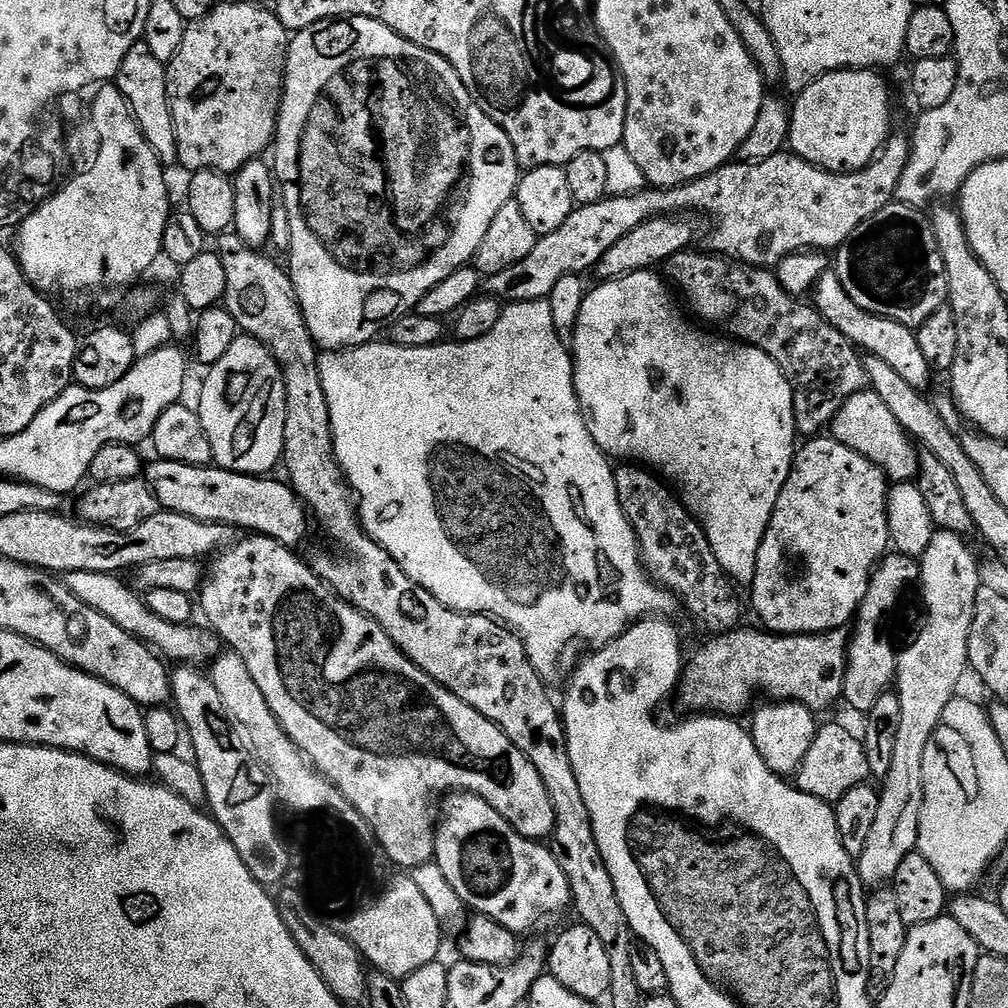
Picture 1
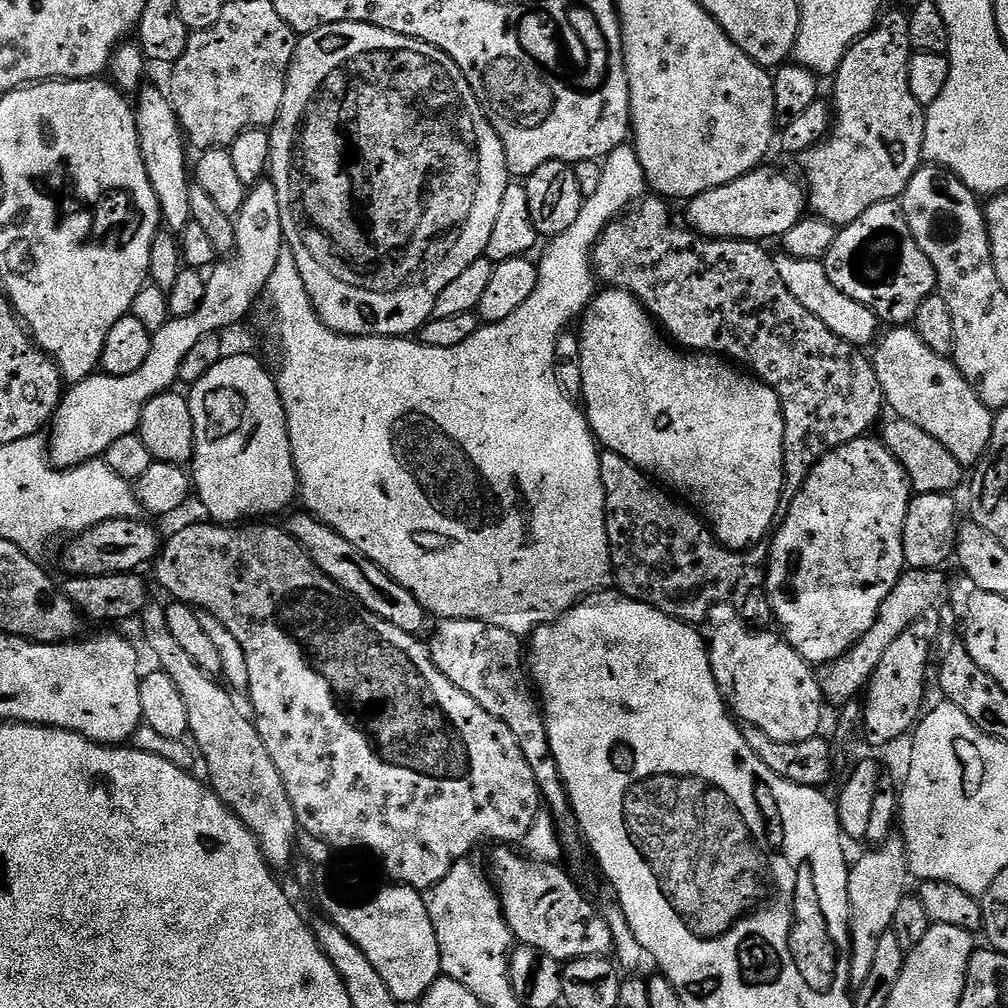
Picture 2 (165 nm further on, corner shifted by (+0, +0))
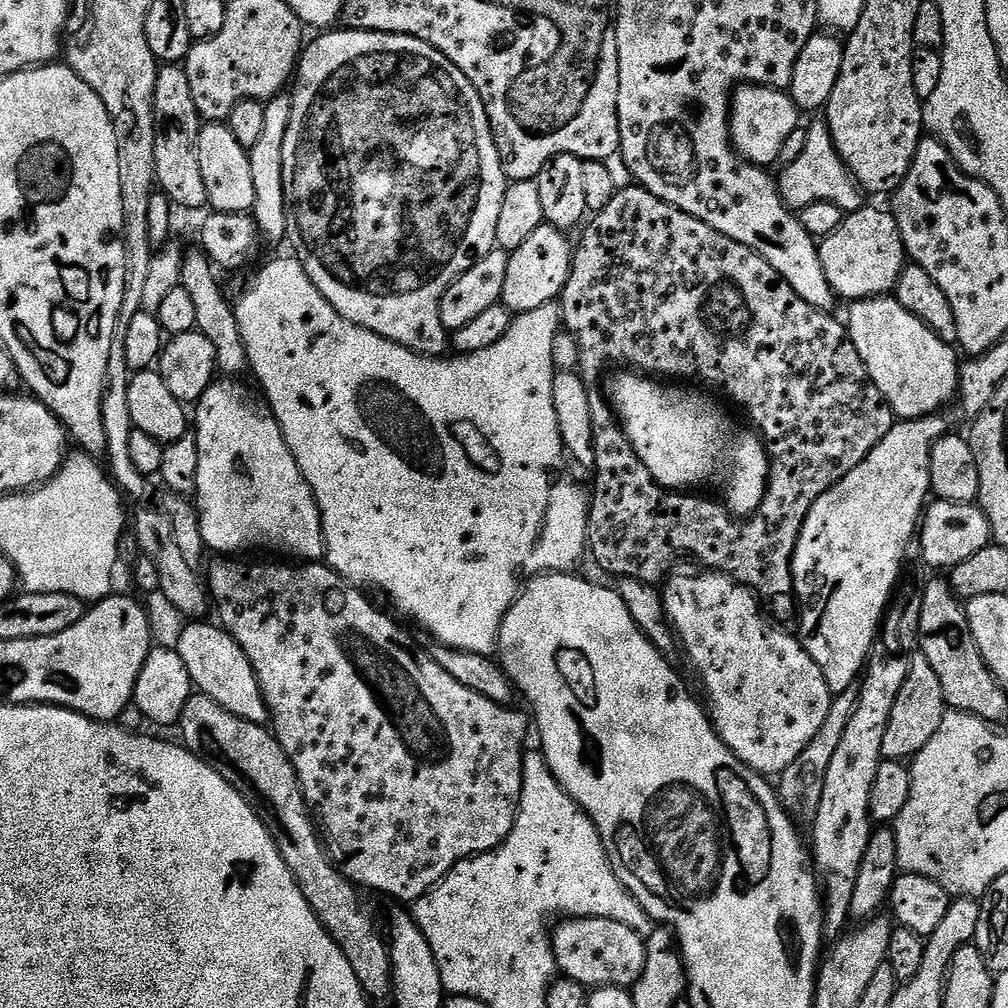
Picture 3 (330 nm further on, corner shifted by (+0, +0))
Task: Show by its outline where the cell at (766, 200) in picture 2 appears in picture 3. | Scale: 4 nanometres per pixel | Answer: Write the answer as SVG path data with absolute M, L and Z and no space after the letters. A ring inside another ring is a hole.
M827 123L807 125L802 154L798 154L794 162L783 165L779 170L781 171L780 176L778 175L780 196L793 210L805 208L814 202L834 202L845 214L857 212L858 209L865 207L865 193L838 154Z

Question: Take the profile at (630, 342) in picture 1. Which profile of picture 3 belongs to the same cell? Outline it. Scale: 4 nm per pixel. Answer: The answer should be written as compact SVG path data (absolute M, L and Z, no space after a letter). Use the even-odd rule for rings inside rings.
M620 370L616 377L608 384L607 399L610 401L612 411L616 413L616 418L624 428L624 433L629 442L634 446L634 454L638 454L638 458L642 462L642 466L646 466L646 470L662 485L669 490L700 490L703 484L713 484L718 491L721 492L723 503L729 512L737 518L747 518L752 516L758 510L758 506L764 501L764 495L768 493L768 449L765 448L763 439L751 427L743 428L740 424L735 424L728 417L728 412L715 400L712 396L707 396L704 391L696 386L681 386L676 382L661 382L659 379L653 378L648 374L641 374L635 370Z

